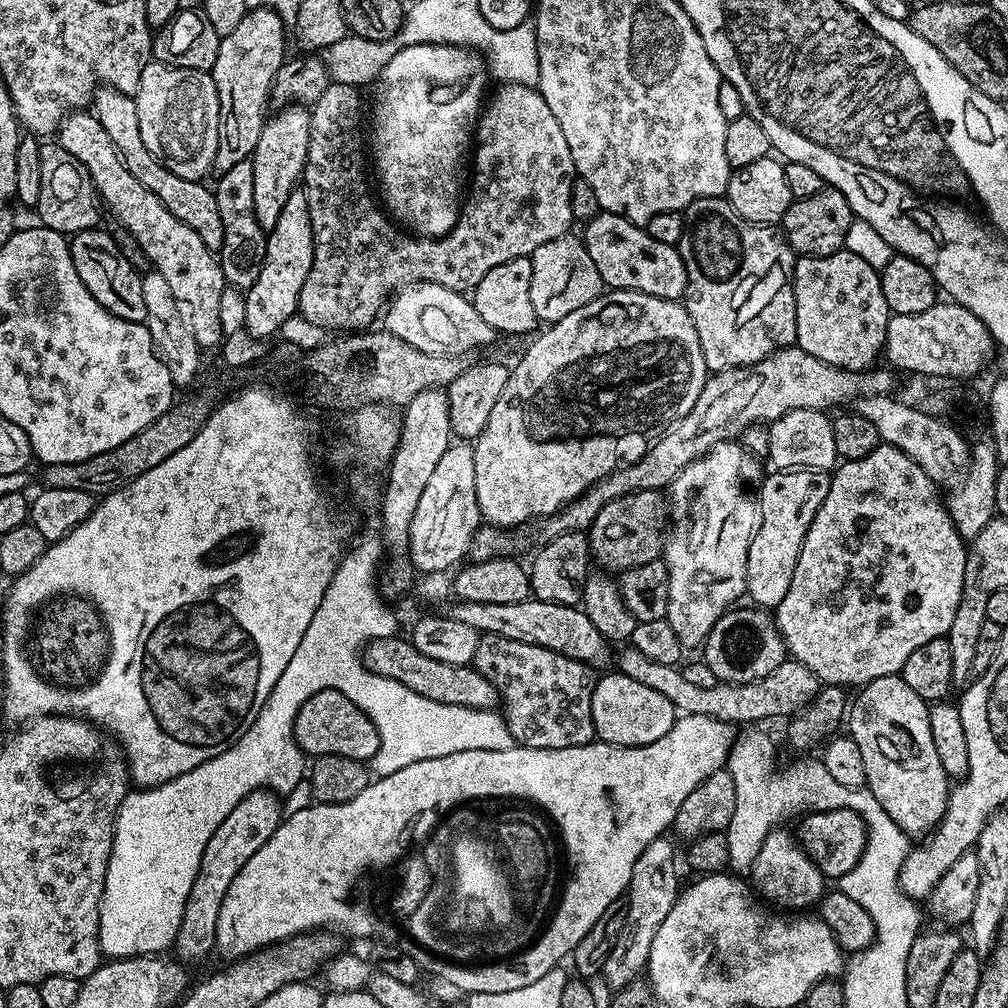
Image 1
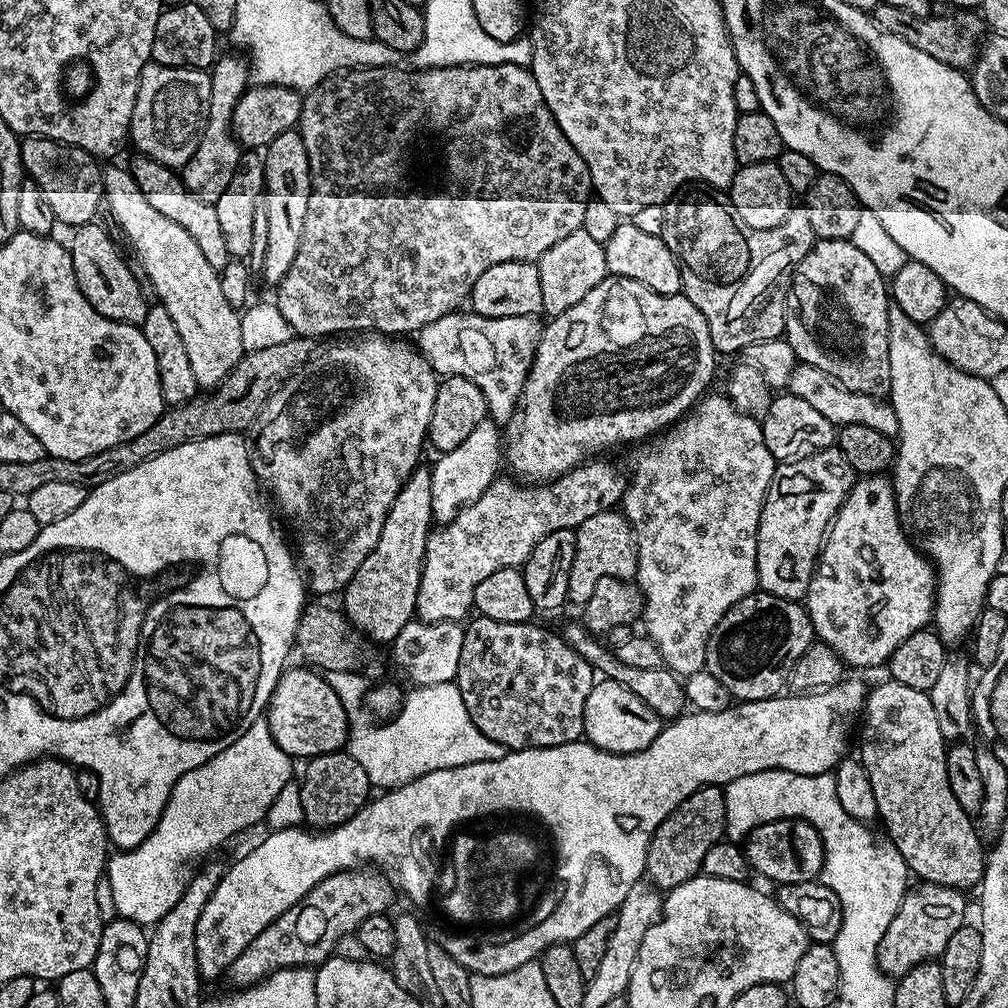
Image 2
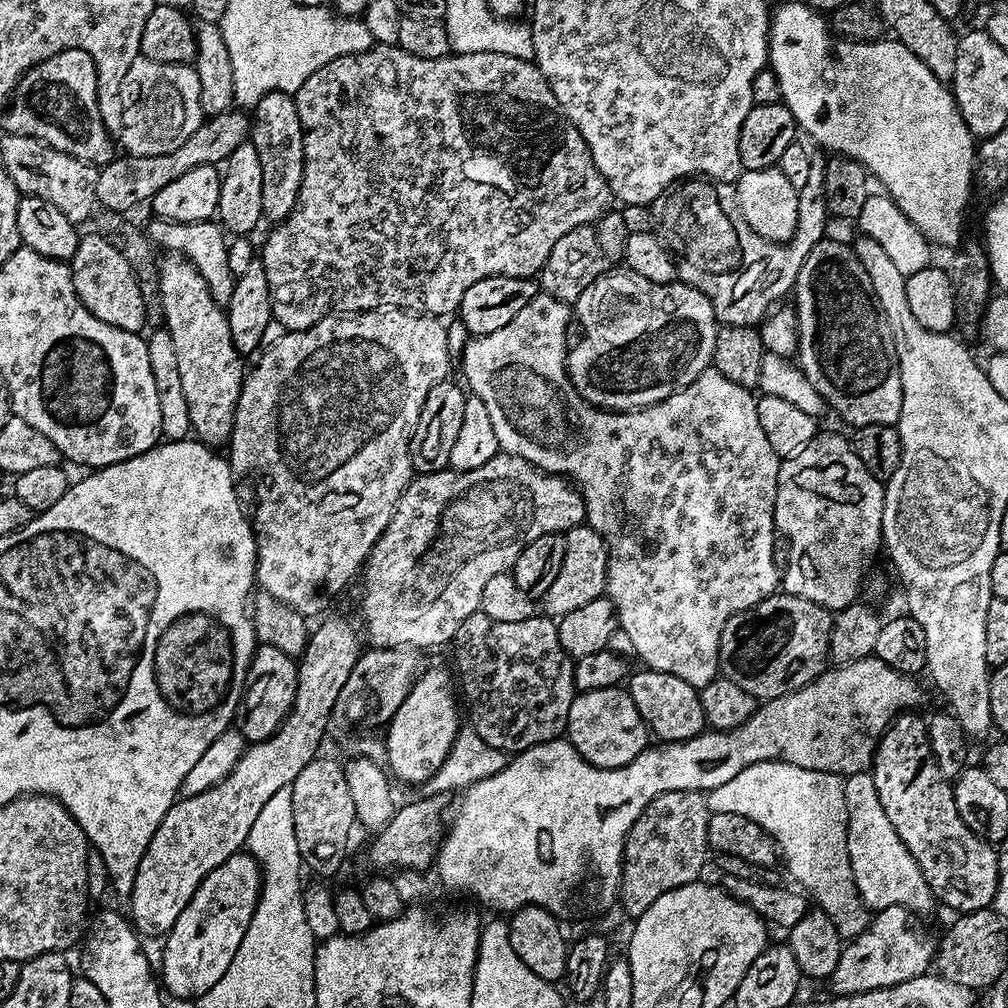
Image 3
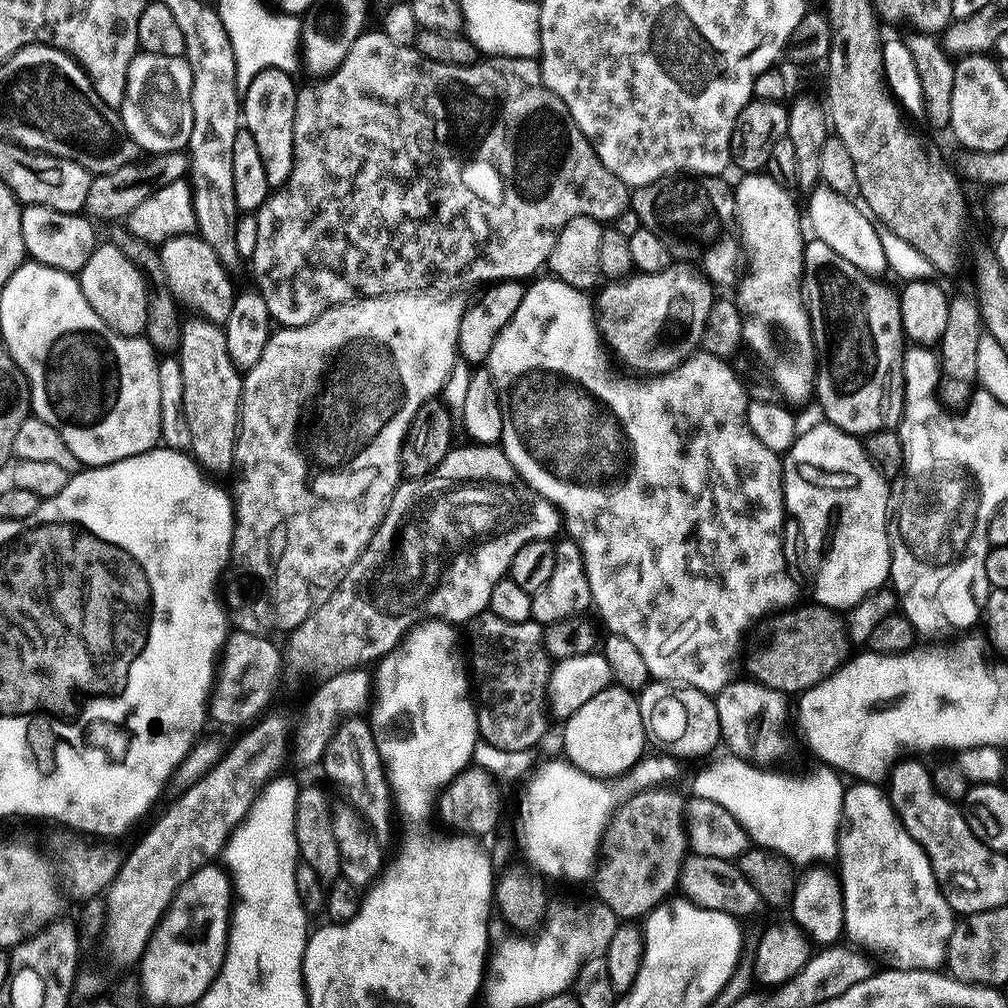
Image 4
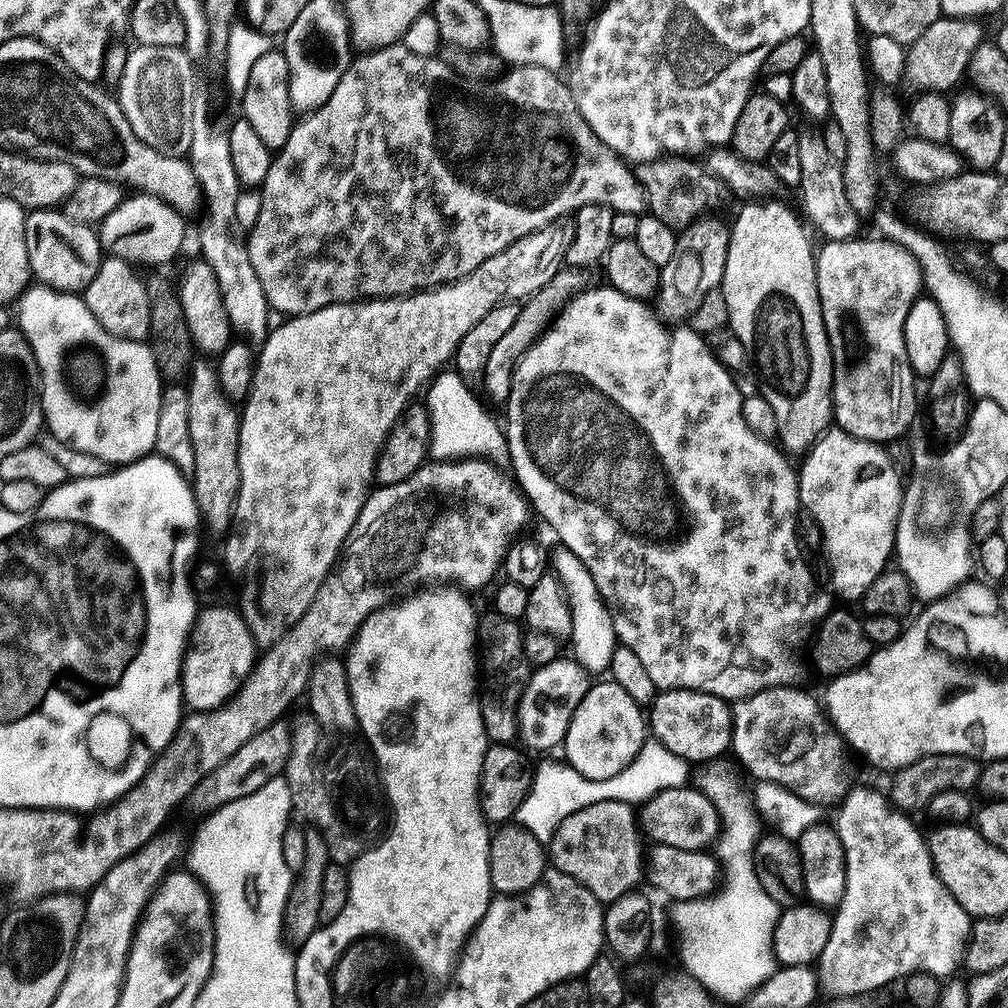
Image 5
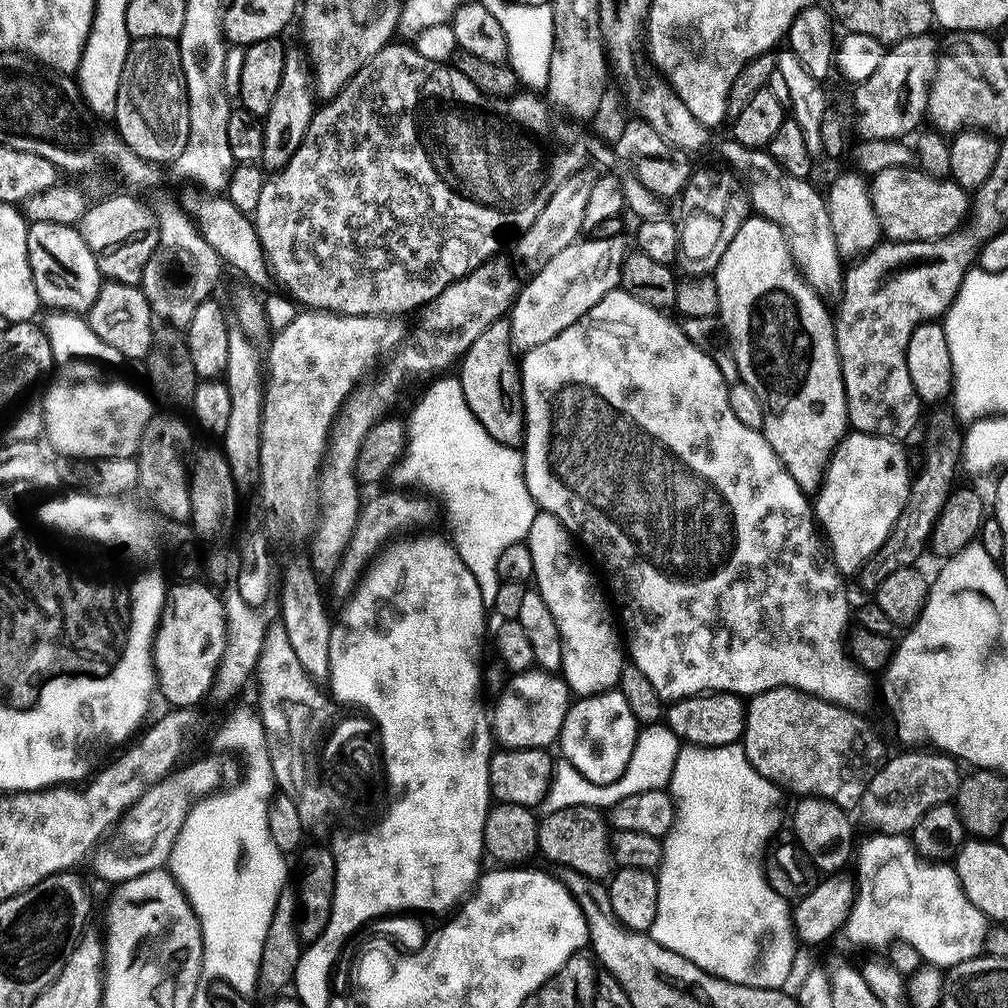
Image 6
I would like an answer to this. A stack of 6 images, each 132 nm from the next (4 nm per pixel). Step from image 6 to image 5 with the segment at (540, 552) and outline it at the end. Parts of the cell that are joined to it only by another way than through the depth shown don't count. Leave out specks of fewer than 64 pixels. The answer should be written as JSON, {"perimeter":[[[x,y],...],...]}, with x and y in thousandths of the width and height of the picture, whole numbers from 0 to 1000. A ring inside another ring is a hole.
{"perimeter":[[[556,542],[553,545],[552,549],[547,549],[546,563],[559,584],[560,594],[567,610],[566,650],[580,667],[602,668],[609,645],[613,642],[611,626],[607,620],[607,608],[595,591],[595,585],[591,582],[585,565],[581,565],[578,558],[564,544]]]}

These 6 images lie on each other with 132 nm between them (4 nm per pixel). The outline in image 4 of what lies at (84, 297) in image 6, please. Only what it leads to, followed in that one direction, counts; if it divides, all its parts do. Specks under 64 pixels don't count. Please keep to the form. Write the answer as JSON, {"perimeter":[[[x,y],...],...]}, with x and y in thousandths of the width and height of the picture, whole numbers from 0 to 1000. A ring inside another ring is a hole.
{"perimeter":[[[29,202],[20,211],[24,249],[35,261],[48,266],[77,272],[85,264],[91,249],[95,247],[97,235],[86,213],[74,210],[59,210],[41,202]]]}

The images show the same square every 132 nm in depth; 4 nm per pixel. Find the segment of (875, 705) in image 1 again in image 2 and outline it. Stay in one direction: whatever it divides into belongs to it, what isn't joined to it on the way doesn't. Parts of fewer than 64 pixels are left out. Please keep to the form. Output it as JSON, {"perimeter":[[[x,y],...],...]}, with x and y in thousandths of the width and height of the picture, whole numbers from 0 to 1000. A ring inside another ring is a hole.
{"perimeter":[[[884,673],[878,674],[878,679],[873,679],[869,684],[860,688],[857,696],[857,705],[855,707],[855,721],[853,726],[853,747],[851,753],[856,758],[859,768],[863,768],[863,780],[867,784],[867,796],[871,807],[872,816],[877,816],[877,821],[881,824],[880,832],[895,847],[895,851],[901,857],[902,866],[906,870],[922,877],[934,877],[943,881],[953,883],[967,882],[976,869],[976,858],[978,856],[978,841],[972,838],[974,834],[973,826],[966,816],[965,811],[954,800],[950,800],[950,792],[946,792],[946,784],[942,784],[942,772],[938,772],[938,752],[940,751],[940,742],[938,735],[935,732],[935,723],[931,720],[931,712],[927,709],[927,700],[923,700],[923,692],[920,687],[907,685],[907,681],[895,681],[895,677]]]}

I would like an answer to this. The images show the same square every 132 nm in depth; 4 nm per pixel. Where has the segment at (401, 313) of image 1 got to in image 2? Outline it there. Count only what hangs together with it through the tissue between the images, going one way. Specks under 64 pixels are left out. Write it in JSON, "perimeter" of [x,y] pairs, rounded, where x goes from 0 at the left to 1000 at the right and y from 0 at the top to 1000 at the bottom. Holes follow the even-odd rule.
{"perimeter":[[[447,310],[417,326],[415,344],[438,374],[460,373],[466,379],[470,379],[470,383],[474,383],[474,387],[478,387],[482,395],[485,414],[492,419],[503,419],[508,416],[508,410],[513,408],[516,392],[520,389],[520,381],[524,377],[524,369],[528,366],[536,342],[537,318],[530,313],[482,315],[461,310]]]}

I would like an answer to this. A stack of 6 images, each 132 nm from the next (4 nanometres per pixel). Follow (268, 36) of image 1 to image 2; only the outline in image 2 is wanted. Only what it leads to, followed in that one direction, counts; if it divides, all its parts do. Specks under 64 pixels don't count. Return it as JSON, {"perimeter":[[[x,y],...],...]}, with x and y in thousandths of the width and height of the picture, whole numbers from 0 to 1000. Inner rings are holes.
{"perimeter":[[[241,55],[222,56],[211,63],[208,68],[208,101],[206,102],[206,122],[198,133],[196,149],[187,158],[181,168],[181,178],[184,187],[196,192],[204,200],[213,202],[215,196],[228,185],[228,177],[232,177],[232,169],[240,154],[239,144],[230,133],[230,110],[238,99],[242,88],[248,83],[248,63]],[[242,59],[242,60],[241,60]]]}

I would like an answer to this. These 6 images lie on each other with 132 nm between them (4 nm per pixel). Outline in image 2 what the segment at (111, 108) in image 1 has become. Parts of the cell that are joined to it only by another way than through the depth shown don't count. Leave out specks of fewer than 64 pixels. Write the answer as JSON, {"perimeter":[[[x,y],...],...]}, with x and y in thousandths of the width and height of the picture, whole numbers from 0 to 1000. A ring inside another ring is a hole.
{"perimeter":[[[135,153],[129,162],[131,176],[135,178],[135,184],[145,192],[145,200],[157,208],[157,212],[162,212],[164,216],[169,216],[169,220],[177,220],[192,240],[196,240],[204,260],[214,267],[223,266],[228,257],[224,248],[224,235],[220,233],[220,224],[216,220],[216,208],[213,202],[204,200],[196,192],[192,192],[188,188],[184,187],[180,172],[173,167],[166,167],[161,161],[151,159],[148,155]]]}

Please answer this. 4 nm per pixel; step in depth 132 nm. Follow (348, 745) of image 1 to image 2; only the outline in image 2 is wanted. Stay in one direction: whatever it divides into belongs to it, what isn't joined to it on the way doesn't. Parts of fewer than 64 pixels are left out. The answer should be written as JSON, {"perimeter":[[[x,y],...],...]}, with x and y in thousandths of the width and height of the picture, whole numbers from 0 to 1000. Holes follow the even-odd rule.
{"perimeter":[[[287,662],[282,666],[266,693],[264,713],[268,728],[272,736],[280,740],[283,748],[291,752],[309,752],[324,746],[336,746],[346,735],[340,696],[336,694],[332,682],[316,666],[301,662]]]}

